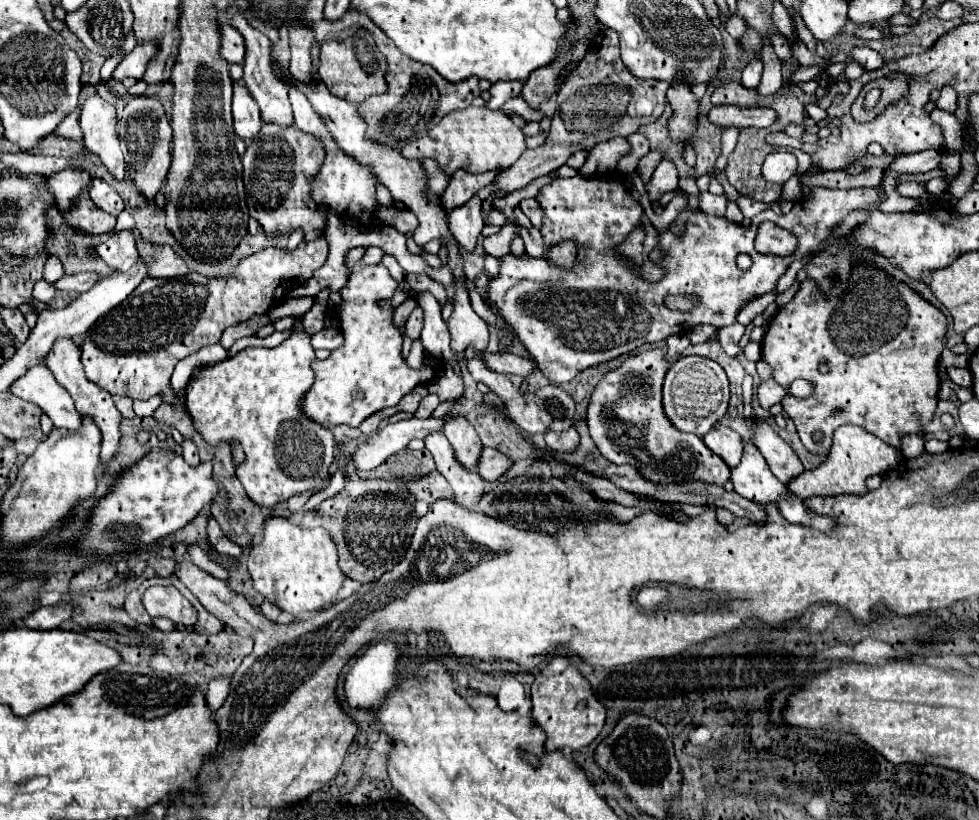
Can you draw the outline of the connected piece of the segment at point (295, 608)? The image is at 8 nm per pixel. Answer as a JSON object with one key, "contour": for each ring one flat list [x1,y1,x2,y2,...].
{"contour":[[270,516,264,524,264,538,250,548,248,572,254,588,280,610,290,616,300,616,306,610,318,610,334,600,342,586,336,544,324,528,304,530,286,516]]}

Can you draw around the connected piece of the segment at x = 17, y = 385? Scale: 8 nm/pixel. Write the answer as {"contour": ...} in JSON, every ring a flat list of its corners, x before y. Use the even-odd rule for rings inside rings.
{"contour":[[36,364,24,376,16,378,8,388,14,396,40,406,54,422,68,430,80,428,80,414,76,412,68,392,54,380,46,366]]}

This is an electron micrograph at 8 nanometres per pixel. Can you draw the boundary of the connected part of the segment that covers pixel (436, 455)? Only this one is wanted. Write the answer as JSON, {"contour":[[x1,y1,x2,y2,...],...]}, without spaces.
{"contour":[[432,432,430,436,426,436,426,450,432,454,438,472,450,482,450,486,454,488,456,500,458,502,472,502,472,506,476,506,474,502,480,502,482,494,486,492,486,482,472,470,464,468,456,456,454,456,454,448,448,444,446,436,442,432]]}

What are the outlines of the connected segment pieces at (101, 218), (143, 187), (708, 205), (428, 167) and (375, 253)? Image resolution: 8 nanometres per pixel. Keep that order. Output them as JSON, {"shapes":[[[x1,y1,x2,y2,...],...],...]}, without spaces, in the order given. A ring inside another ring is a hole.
{"shapes":[[[80,196,76,200,76,206,72,208,72,212,68,212,64,216,64,220,74,226,80,228,88,234,102,234,102,232,112,232,116,218,108,212,102,212,100,208,94,206,94,202,90,200,90,196]],[[136,96,124,106,120,124,122,124,120,144,122,144,122,152,124,152,126,168,128,168,126,174,148,200,154,200,170,168,172,128,166,120,166,110,158,98]],[[700,192,698,208,702,212,706,212,706,214,724,216,724,212,726,212,726,196,716,196,716,194,710,194,710,192]],[[422,160,422,166,424,166,426,176,428,176,428,192,440,196,446,190,450,178,438,168,438,164,434,160]],[[368,246,366,252,364,252,362,262,364,262,364,264,380,264,382,256,384,256,384,252,382,252,380,248,376,248,376,246]]]}

